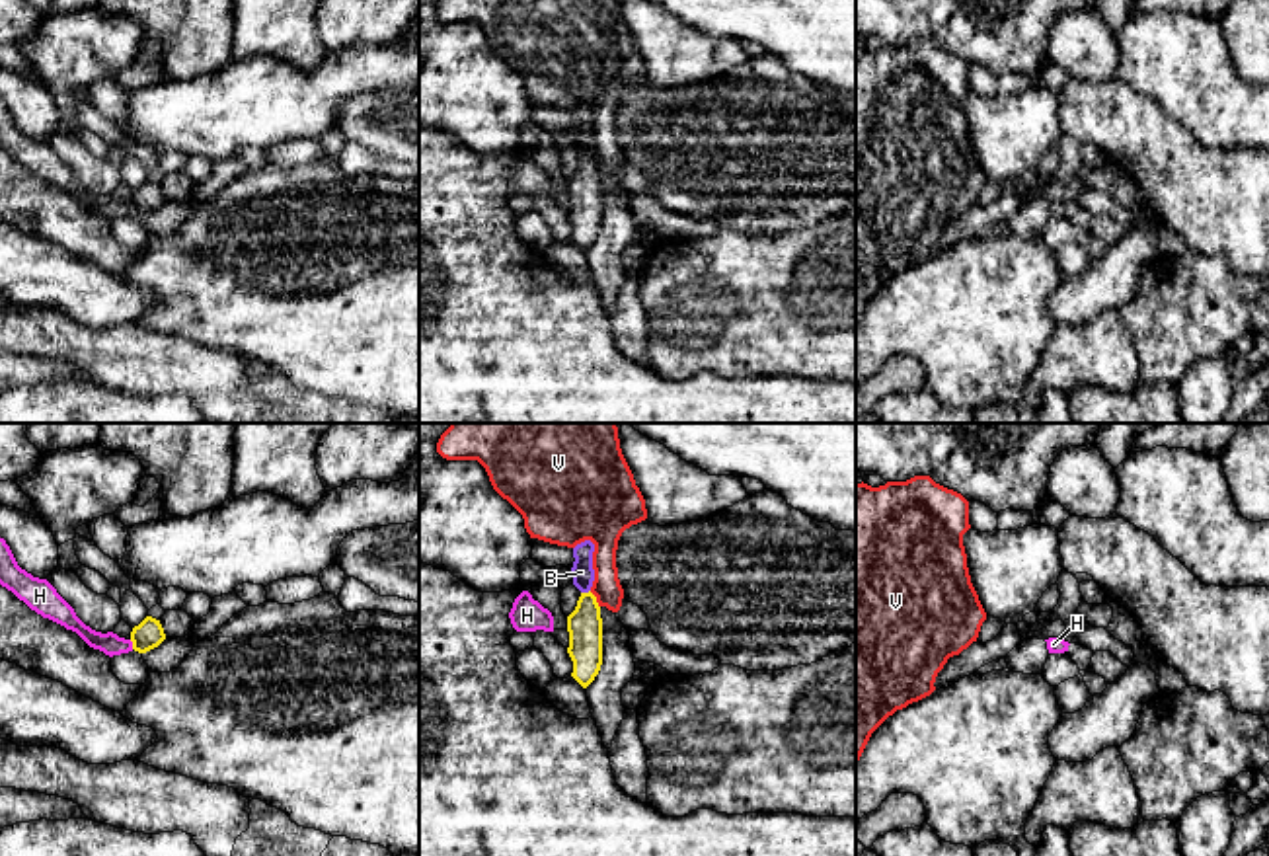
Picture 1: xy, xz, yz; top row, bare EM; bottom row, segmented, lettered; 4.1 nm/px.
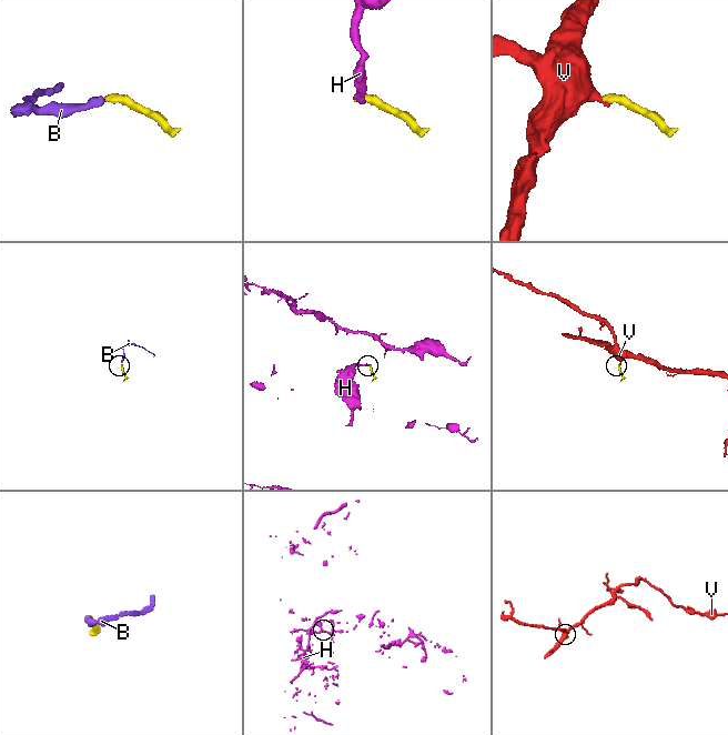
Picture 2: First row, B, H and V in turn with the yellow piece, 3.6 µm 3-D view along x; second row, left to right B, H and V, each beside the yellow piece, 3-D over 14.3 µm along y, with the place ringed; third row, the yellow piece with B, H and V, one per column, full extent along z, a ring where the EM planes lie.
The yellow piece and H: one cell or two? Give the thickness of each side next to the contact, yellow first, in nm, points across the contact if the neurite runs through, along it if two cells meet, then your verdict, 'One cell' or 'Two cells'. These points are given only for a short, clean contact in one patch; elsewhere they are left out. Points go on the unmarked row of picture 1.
Thickness 120 nm (yellow) against 90 nm. Boundary: xy (129, 203), (133, 211). Two cells

